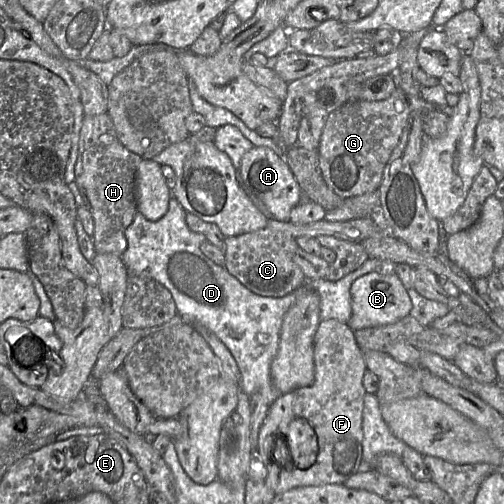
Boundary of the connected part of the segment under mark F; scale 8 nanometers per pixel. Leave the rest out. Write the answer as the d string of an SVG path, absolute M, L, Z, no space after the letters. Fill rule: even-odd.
M329 319L329 320L324 320L324 321L321 321L321 322L320 322L320 324L319 324L319 326L318 326L318 329L317 329L317 331L316 331L316 334L315 334L315 337L314 337L314 365L315 365L315 378L314 378L314 381L313 381L313 383L312 383L312 384L311 384L311 385L309 385L309 386L307 386L307 387L302 387L302 388L298 388L298 389L295 389L295 390L293 390L293 391L291 391L291 392L288 392L288 393L285 393L285 394L282 394L282 395L280 395L280 396L279 396L279 397L278 397L278 398L277 398L277 399L276 399L276 400L275 400L275 401L274 401L274 402L273 402L273 403L272 403L272 404L271 404L271 405L270 405L270 408L269 408L269 410L268 410L268 414L267 414L267 416L266 416L266 418L265 418L265 420L264 420L264 423L263 423L263 425L262 425L262 426L261 426L261 429L260 429L260 431L259 431L259 437L258 437L258 445L257 445L257 449L256 449L256 455L255 455L255 457L258 457L258 458L259 458L259 459L260 459L260 460L261 460L261 462L262 462L262 463L263 463L263 465L264 465L264 467L265 467L265 469L266 469L266 471L267 471L267 475L266 475L266 478L265 478L265 480L264 480L264 481L265 481L265 483L266 483L266 485L267 485L267 486L268 486L268 487L269 487L269 488L270 488L270 489L272 489L272 490L273 490L273 492L274 492L274 493L275 493L275 494L280 494L280 493L283 493L283 492L286 492L286 491L288 491L288 490L291 490L291 489L293 489L293 488L297 488L297 487L303 487L303 486L318 486L318 485L323 485L323 484L343 484L343 483L344 483L344 482L345 482L345 481L346 481L346 480L347 480L347 479L348 479L348 478L350 478L350 477L351 477L351 476L352 476L352 475L354 475L354 474L356 474L356 473L358 473L358 472L359 472L359 471L361 471L361 461L362 461L362 440L363 440L363 430L362 430L362 417L363 417L363 407L364 407L364 396L365 396L365 394L366 394L366 391L365 391L365 388L364 388L364 387L363 387L363 383L362 383L362 378L363 378L363 375L364 375L364 373L365 373L365 371L366 371L366 369L367 369L367 368L366 368L366 364L365 364L365 360L364 360L364 356L363 356L363 352L362 352L362 351L361 351L361 349L360 349L360 348L359 348L359 346L358 346L358 345L357 345L357 342L356 342L356 339L355 339L355 331L353 331L353 330L352 330L352 329L351 329L351 328L350 328L350 327L349 327L349 326L348 326L348 324L347 324L347 323L341 323L341 322L339 322L339 321L338 321L338 320L335 320L335 319ZM294 419L303 419L303 420L305 420L305 421L306 421L306 422L307 422L307 423L308 423L308 424L309 424L309 425L310 425L310 426L311 426L311 428L312 428L312 429L313 429L313 430L314 430L314 431L315 431L315 433L316 433L316 435L317 435L317 439L318 439L318 447L319 447L319 448L318 448L318 455L317 455L317 459L316 459L316 461L315 461L315 463L314 463L314 464L313 464L313 465L312 465L312 466L311 466L311 467L309 467L309 468L308 468L308 469L298 469L298 468L297 468L297 467L294 467L294 466L291 466L291 468L288 468L288 469L285 469L285 468L282 468L282 467L280 467L280 466L279 466L279 463L280 463L280 462L278 462L278 460L276 460L276 461L275 461L275 462L274 462L274 458L273 458L273 454L272 454L272 450L274 450L274 448L275 448L275 447L276 447L276 448L277 448L277 447L278 447L278 449L279 449L279 454L280 454L280 457L281 457L281 455L282 455L282 450L284 450L284 451L285 451L285 454L286 454L286 457L289 457L289 456L288 456L288 452L287 452L287 447L286 447L286 442L285 442L285 441L284 441L284 439L283 439L283 436L284 436L284 435L286 435L286 434L287 434L287 430L288 430L288 428L289 428L289 425L290 425L290 423L291 423L291 422L292 422L292 421L293 421L293 420L294 420Z

